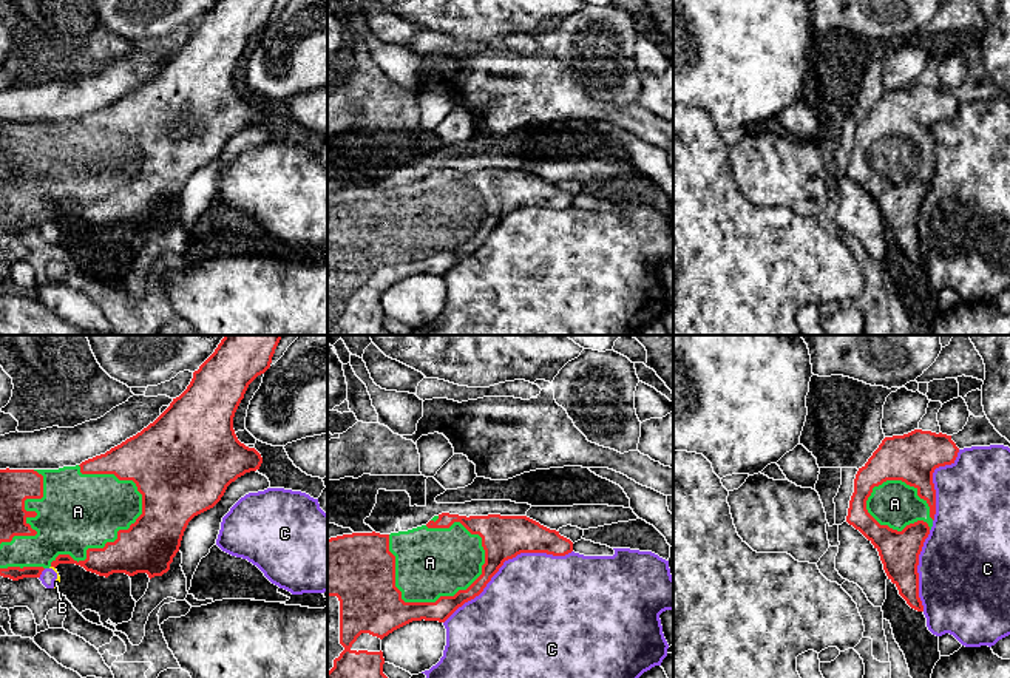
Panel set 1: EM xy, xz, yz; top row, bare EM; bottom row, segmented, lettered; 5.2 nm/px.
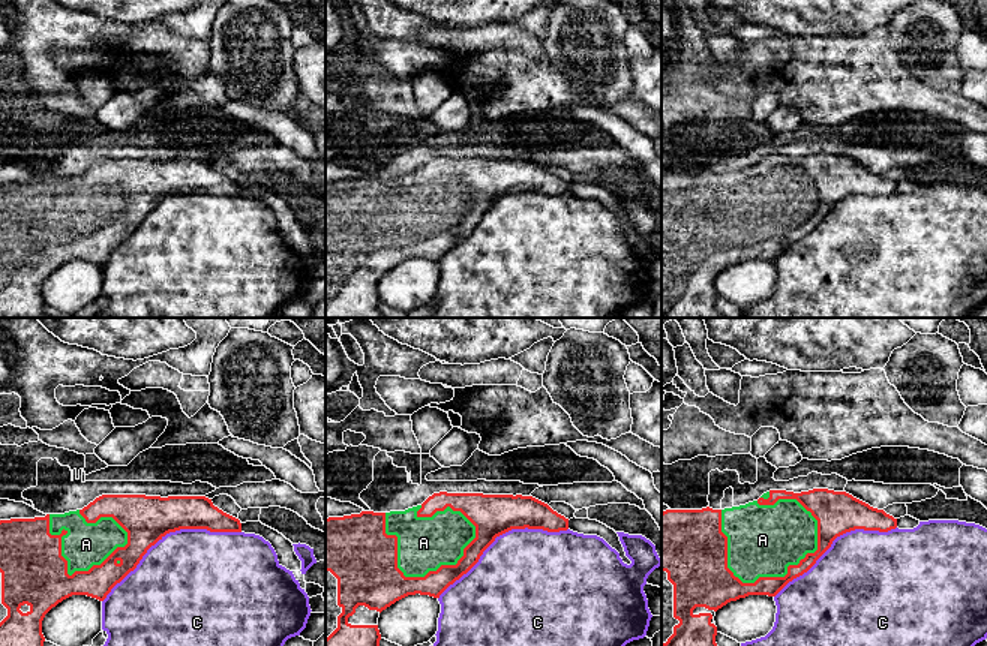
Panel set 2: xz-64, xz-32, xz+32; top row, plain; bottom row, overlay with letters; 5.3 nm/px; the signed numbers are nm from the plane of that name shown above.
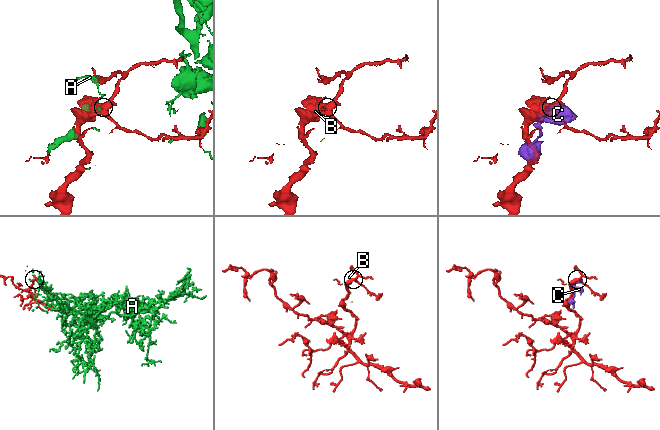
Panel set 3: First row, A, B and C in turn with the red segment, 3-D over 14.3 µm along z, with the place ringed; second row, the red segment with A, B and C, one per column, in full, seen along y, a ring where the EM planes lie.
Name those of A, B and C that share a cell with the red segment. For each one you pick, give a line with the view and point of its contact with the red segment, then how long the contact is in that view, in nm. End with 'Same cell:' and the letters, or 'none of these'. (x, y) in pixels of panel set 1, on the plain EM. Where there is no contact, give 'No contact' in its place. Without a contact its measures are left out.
A: Touches red at xz (411, 257). Shared border 550 nm
Same cell: A

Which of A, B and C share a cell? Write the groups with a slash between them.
A / B C

